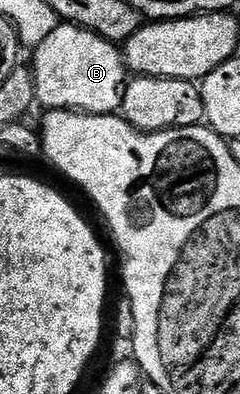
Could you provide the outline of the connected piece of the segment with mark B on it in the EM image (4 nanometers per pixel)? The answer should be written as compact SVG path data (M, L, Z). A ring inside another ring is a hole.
M62 23L38 47L33 48L34 97L43 103L46 111L77 111L84 115L113 115L122 106L128 82L128 68L123 55L115 44L108 42L94 31L85 31L73 23Z

